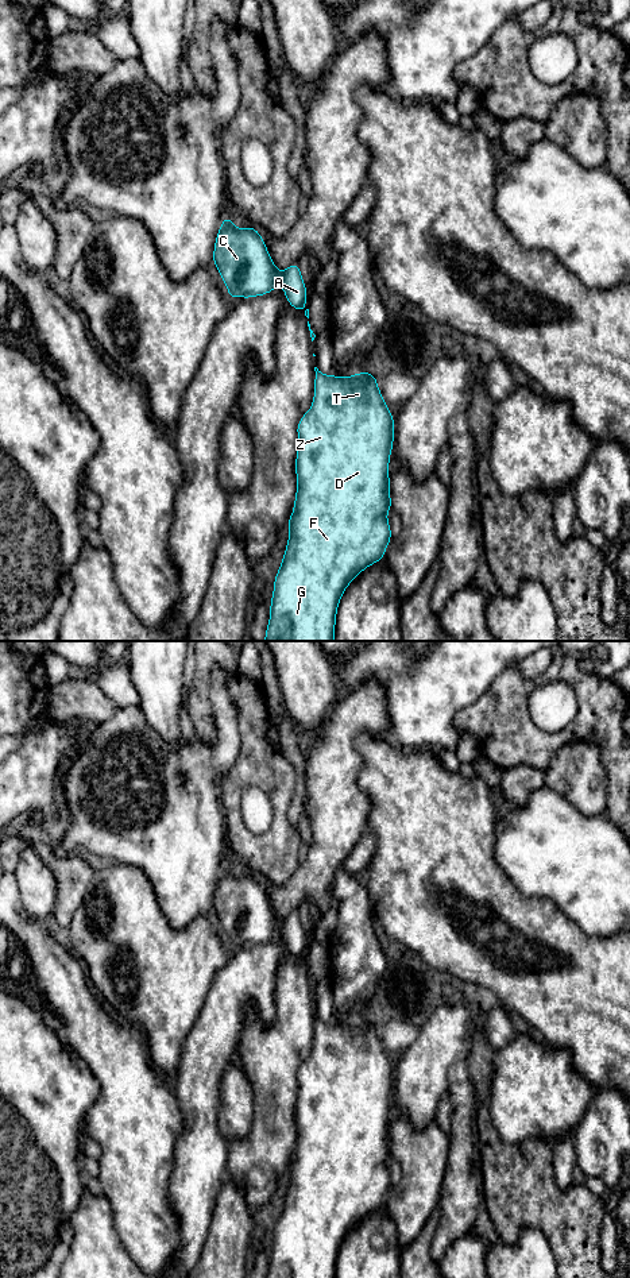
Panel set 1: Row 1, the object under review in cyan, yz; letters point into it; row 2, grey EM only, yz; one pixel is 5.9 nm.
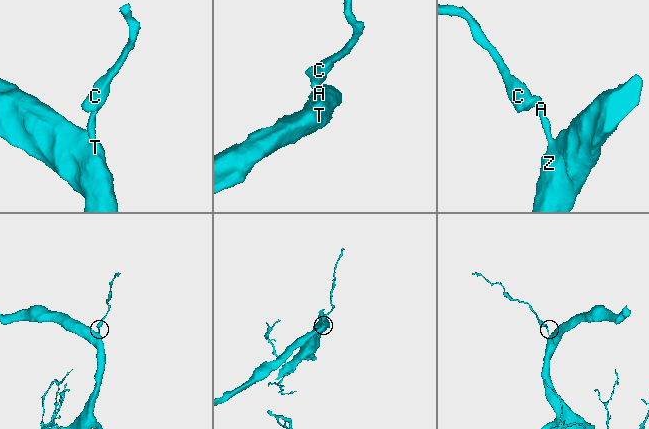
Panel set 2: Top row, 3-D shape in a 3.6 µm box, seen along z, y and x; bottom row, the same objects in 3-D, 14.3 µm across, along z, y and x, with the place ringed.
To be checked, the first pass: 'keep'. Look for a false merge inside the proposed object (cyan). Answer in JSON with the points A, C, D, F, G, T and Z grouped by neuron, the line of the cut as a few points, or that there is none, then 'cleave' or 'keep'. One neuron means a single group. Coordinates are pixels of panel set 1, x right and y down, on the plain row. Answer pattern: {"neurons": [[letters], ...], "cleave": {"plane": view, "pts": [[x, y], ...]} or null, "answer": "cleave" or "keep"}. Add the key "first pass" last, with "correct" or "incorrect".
{"neurons": [["A", "C", "D", "F", "G", "T", "Z"]], "cleave": null, "answer": "keep", "first pass": "correct"}

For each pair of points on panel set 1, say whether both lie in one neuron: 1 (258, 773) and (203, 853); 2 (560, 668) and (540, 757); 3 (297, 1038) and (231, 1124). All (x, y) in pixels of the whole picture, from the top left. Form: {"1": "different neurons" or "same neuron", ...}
{"1": "different neurons", "2": "same neuron", "3": "different neurons"}

